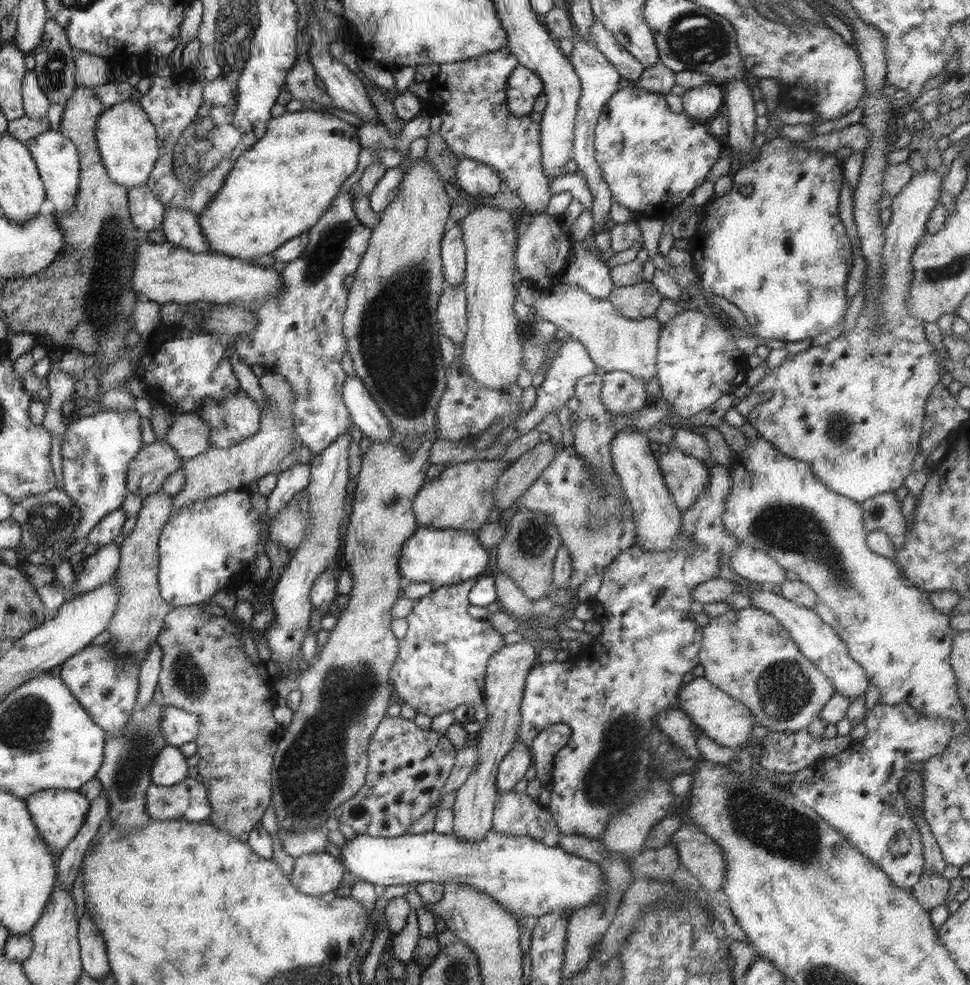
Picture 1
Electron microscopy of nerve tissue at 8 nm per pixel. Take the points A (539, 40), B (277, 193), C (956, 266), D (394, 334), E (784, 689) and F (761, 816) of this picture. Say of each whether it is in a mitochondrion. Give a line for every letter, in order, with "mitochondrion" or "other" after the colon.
A: other
B: other
C: mitochondrion
D: mitochondrion
E: mitochondrion
F: mitochondrion

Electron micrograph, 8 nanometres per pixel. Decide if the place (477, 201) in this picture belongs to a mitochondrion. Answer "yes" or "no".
no

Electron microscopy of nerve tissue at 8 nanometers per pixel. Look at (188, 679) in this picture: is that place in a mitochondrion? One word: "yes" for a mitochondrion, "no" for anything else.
yes

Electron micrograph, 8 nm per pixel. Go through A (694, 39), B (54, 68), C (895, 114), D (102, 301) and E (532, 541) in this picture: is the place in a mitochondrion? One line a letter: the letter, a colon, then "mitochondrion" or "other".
A: mitochondrion
B: mitochondrion
C: other
D: mitochondrion
E: mitochondrion

